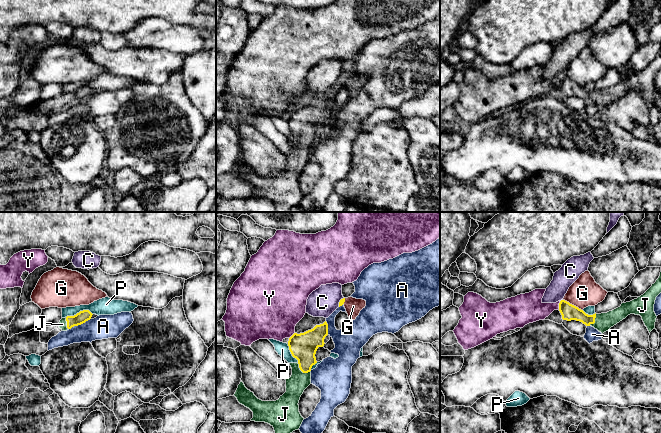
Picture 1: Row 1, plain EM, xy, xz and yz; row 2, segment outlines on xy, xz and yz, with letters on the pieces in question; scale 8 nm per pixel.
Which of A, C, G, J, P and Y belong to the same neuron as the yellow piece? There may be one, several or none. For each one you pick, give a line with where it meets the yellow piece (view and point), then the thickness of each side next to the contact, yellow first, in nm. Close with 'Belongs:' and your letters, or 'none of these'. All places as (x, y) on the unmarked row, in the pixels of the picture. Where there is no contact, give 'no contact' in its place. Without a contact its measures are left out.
J: xz (302, 147) | 220/160 nm
Belongs: J

